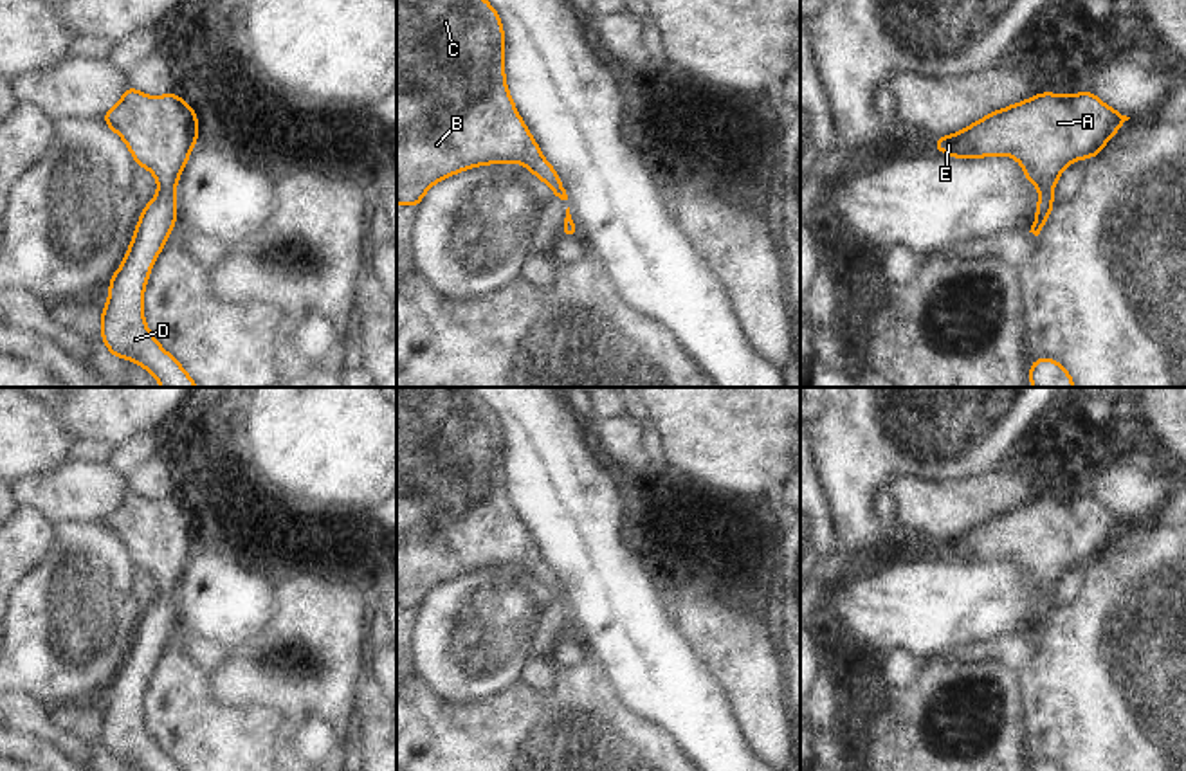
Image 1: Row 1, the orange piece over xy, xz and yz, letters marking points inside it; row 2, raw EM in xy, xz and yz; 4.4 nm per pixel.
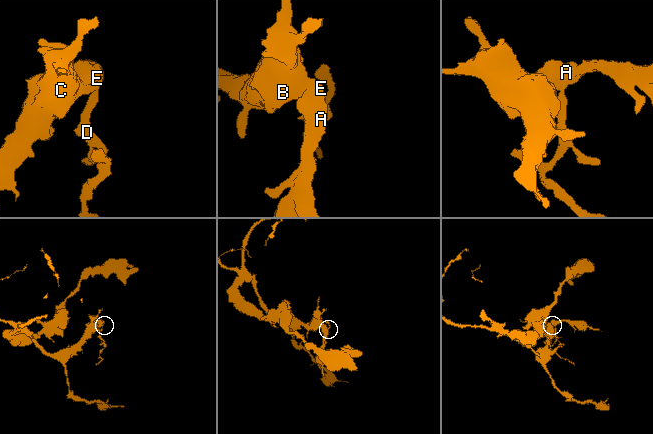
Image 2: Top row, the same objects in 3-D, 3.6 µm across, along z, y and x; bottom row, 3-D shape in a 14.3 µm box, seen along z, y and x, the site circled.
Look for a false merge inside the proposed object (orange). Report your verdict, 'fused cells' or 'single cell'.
single cell

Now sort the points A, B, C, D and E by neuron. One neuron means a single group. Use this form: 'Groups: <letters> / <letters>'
Groups: A B C D E

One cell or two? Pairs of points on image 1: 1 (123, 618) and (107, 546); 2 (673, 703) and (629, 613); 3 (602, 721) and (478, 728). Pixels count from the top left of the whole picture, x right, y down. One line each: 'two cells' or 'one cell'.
1: one cell
2: one cell
3: one cell

